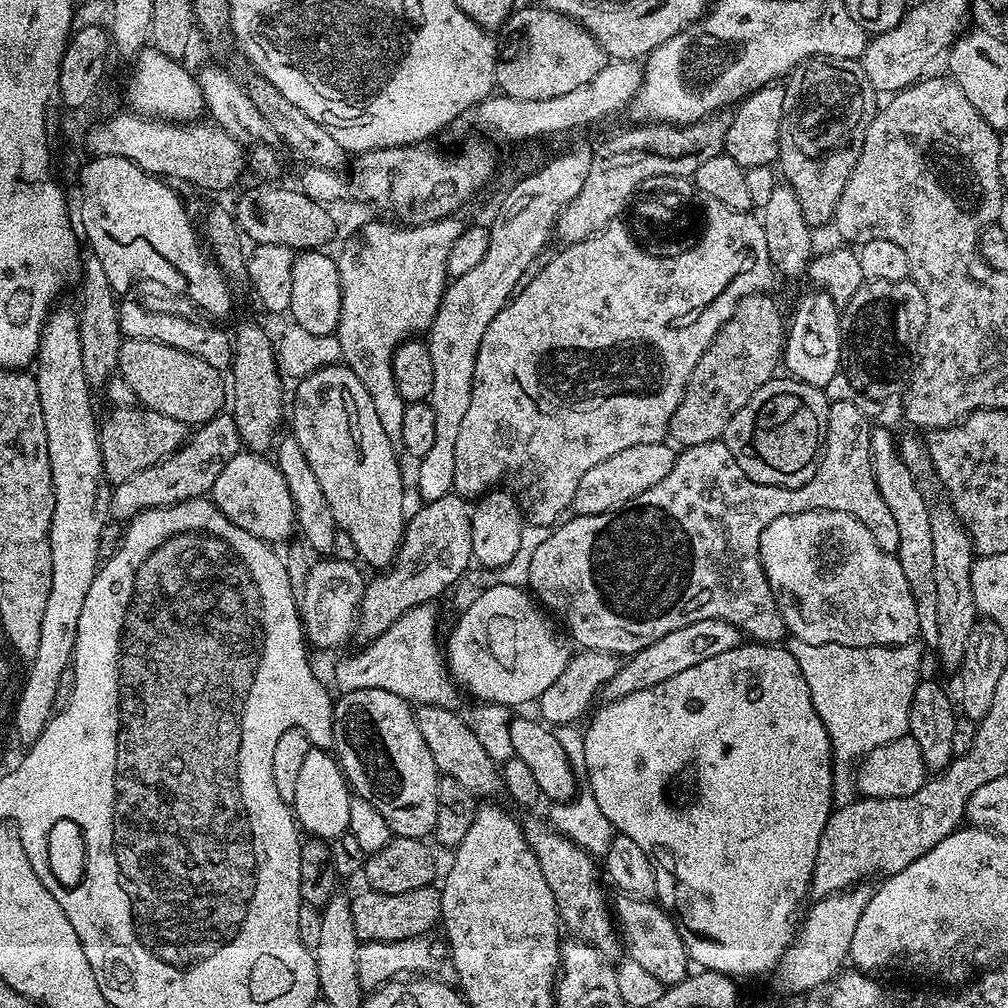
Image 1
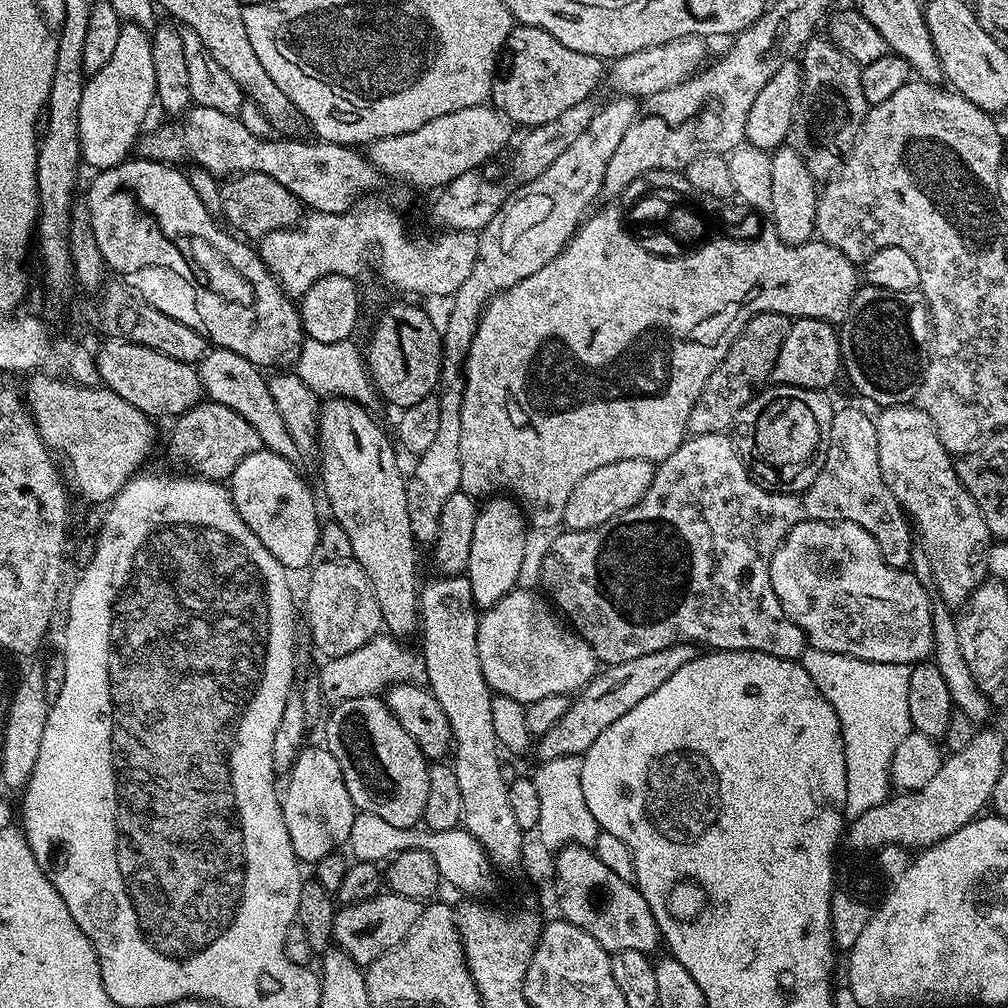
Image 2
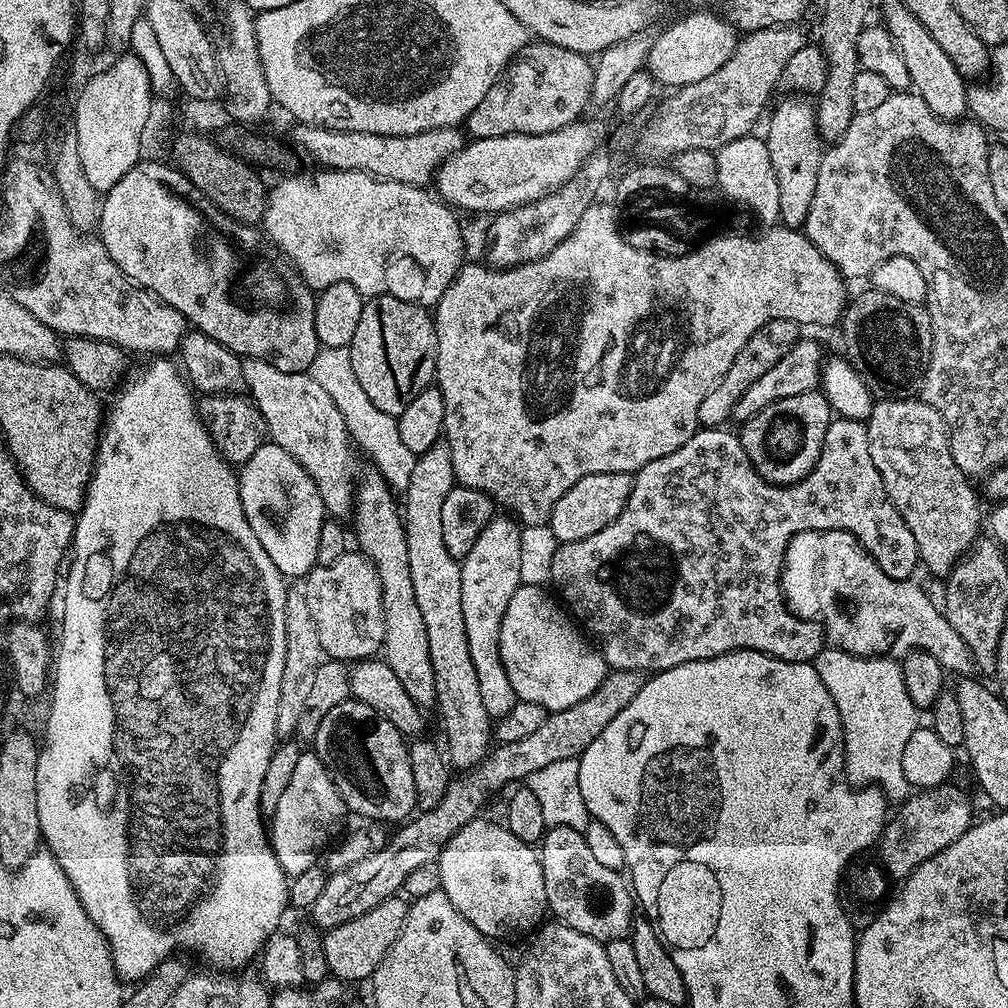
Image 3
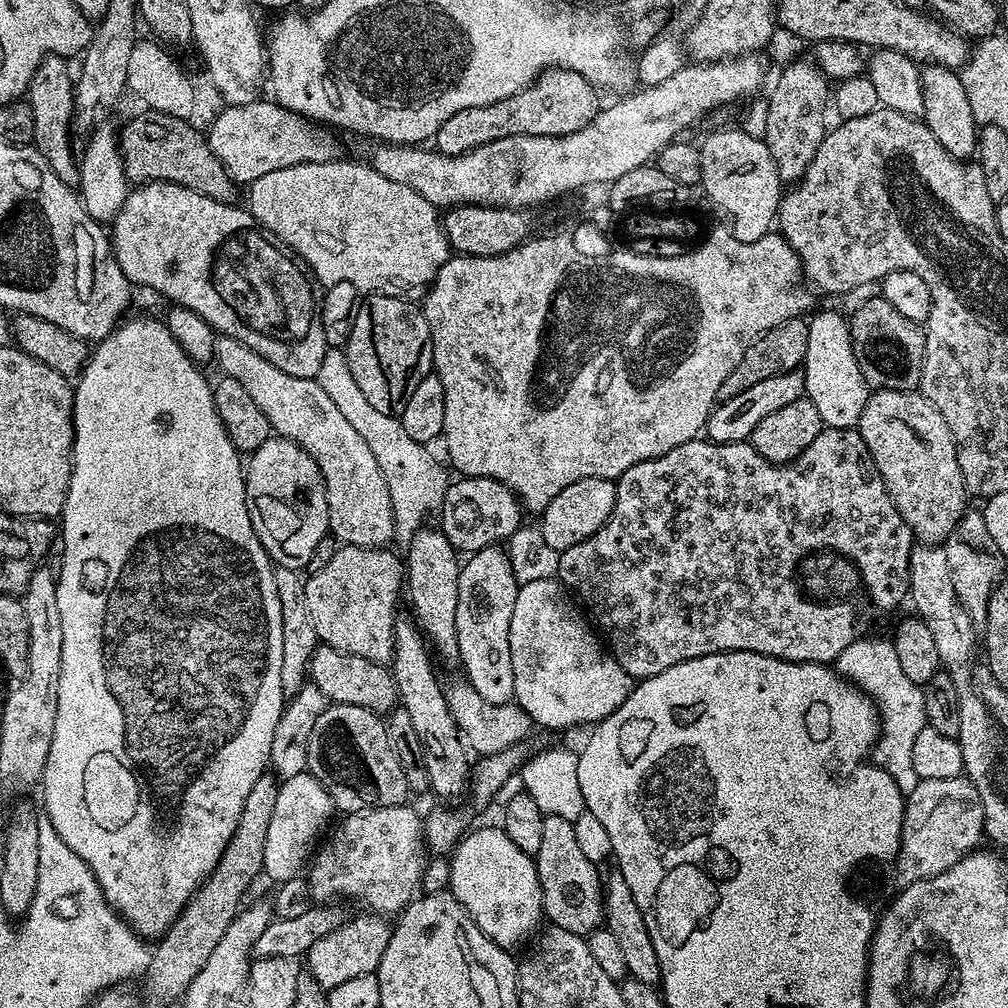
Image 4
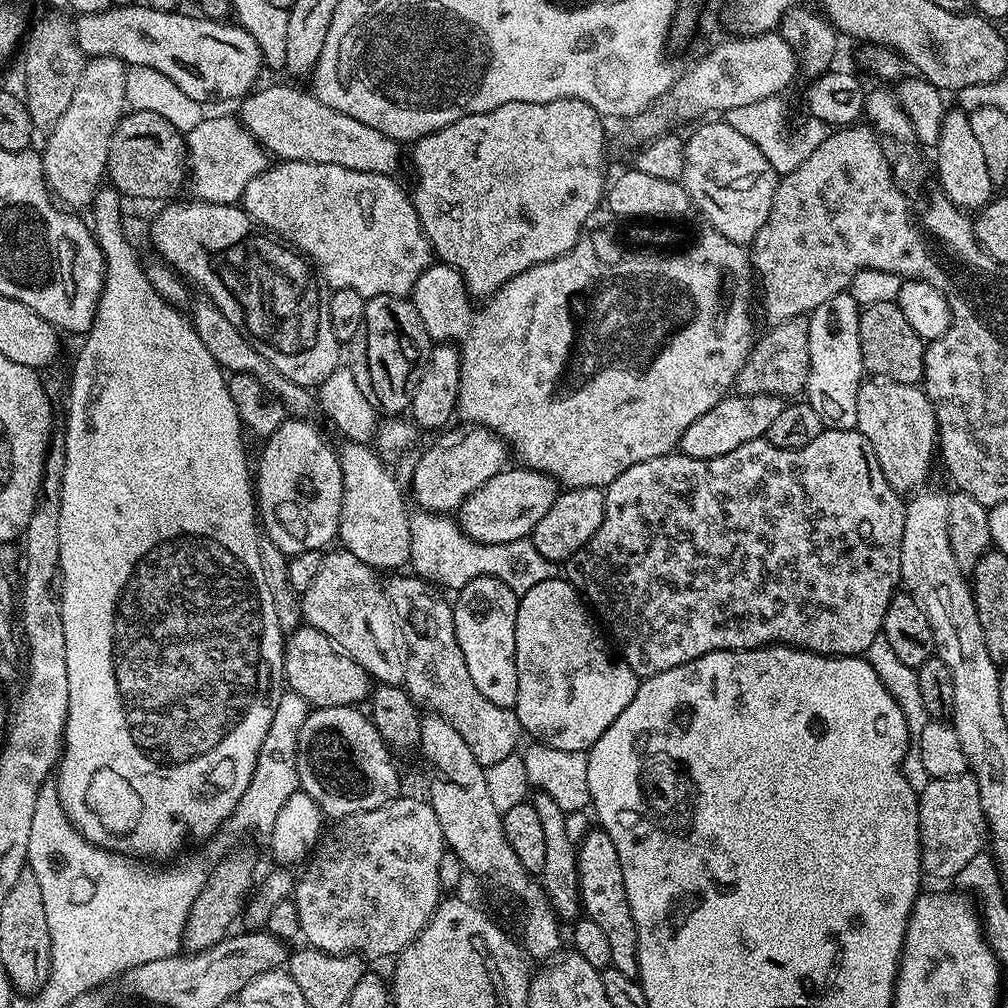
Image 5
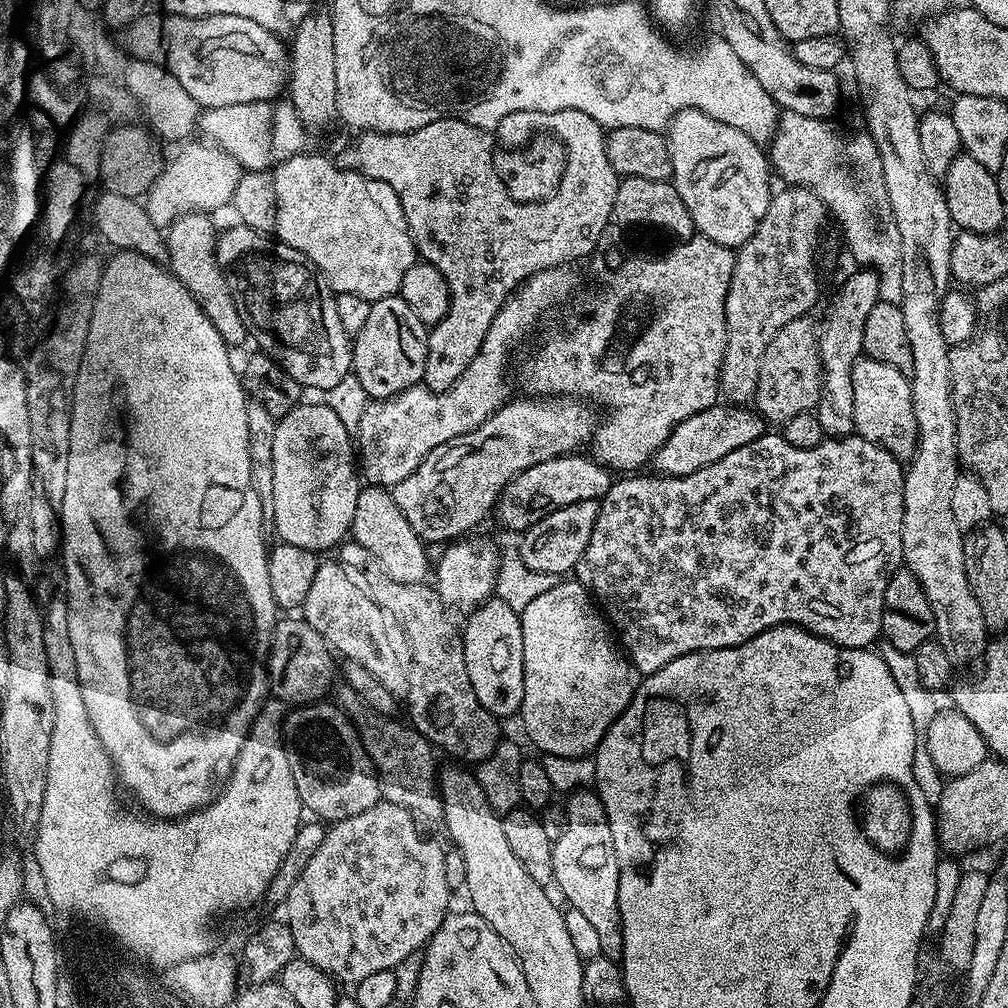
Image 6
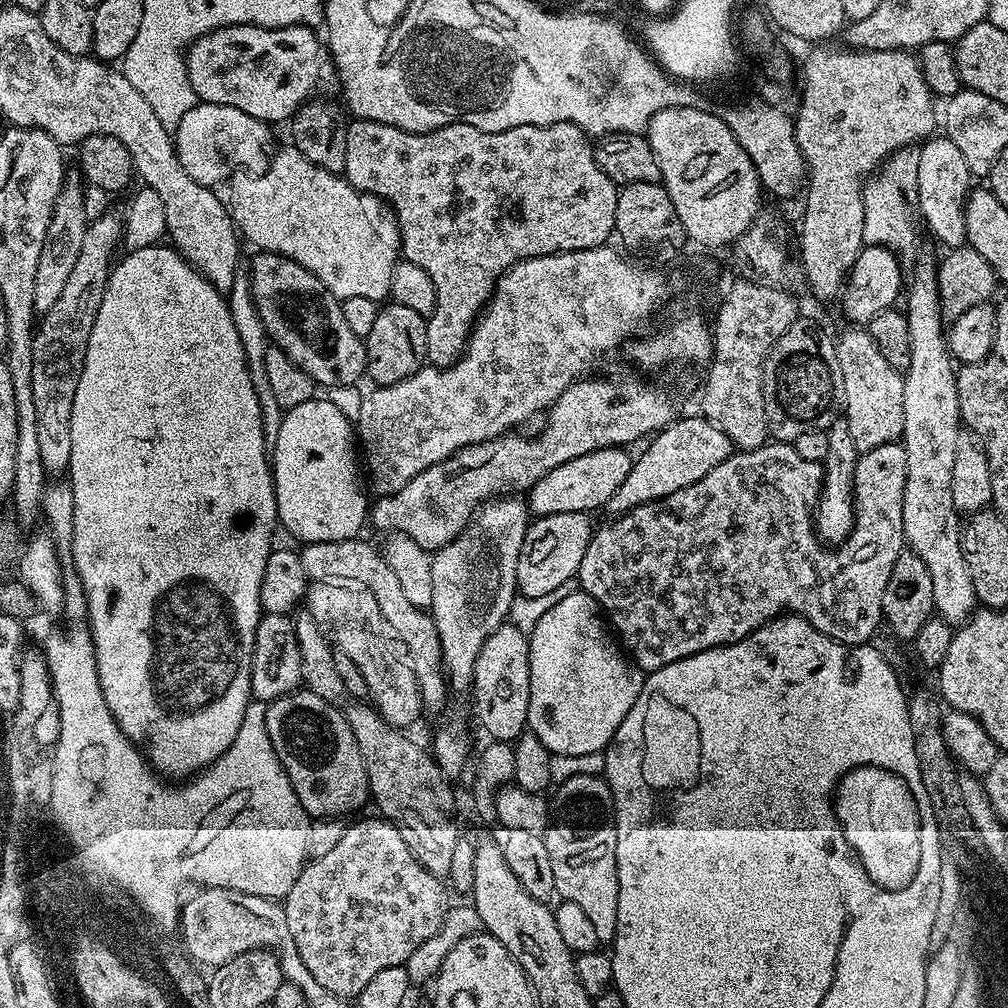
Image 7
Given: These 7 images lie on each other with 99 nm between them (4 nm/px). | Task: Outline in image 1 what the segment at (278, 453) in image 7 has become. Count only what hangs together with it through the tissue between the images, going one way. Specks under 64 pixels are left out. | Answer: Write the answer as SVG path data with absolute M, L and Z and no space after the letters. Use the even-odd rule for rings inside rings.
M241 450L234 458L230 458L222 474L218 474L218 482L214 482L210 499L218 511L234 522L234 526L246 530L246 534L254 534L254 538L259 540L287 541L287 536L297 531L290 486L286 486L286 478L282 478L275 463L267 455Z

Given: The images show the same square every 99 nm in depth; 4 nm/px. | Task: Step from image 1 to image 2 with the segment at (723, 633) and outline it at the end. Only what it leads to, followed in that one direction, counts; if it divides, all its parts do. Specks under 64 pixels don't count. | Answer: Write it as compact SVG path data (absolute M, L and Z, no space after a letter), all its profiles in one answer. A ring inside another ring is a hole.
M675 644L666 650L654 650L654 654L642 654L642 658L630 658L630 662L610 664L597 671L591 682L585 684L569 703L566 714L562 714L562 718L558 718L558 722L554 722L554 726L550 726L550 730L546 730L535 741L534 753L536 752L537 761L563 756L583 757L590 750L590 746L598 742L598 734L602 734L602 730L610 730L610 726L614 726L614 722L622 718L626 710L634 710L634 706L638 706L638 702L642 702L646 694L654 694L658 686L664 685L697 654L698 648L695 644Z

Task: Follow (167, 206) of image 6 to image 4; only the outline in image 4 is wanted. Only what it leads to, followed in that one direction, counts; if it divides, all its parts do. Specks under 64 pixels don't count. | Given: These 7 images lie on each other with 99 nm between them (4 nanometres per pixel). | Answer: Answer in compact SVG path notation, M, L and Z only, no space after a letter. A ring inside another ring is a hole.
M261 98L249 104L224 107L217 120L206 129L206 135L210 150L214 150L218 162L222 162L232 181L237 186L250 186L262 178L262 174L286 170L286 166L321 164L341 159L339 142L315 132L311 126L305 117L283 108L275 99Z

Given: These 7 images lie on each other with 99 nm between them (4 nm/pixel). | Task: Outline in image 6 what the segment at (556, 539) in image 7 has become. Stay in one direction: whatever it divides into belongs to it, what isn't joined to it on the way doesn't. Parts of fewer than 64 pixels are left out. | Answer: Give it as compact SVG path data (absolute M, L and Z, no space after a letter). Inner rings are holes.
M597 501L574 502L570 506L562 506L562 510L554 510L542 522L530 526L519 537L520 549L518 555L530 570L550 574L560 578L575 569L578 558L582 558L582 550L590 542L590 534L594 534L594 522L600 513Z

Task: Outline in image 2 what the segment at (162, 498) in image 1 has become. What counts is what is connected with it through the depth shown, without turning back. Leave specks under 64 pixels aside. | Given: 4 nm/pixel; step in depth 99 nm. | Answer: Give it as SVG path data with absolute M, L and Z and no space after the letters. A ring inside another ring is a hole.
M207 398L201 399L200 403L195 404L193 408L175 417L173 424L176 425L173 426L172 437L168 440L169 454L174 459L181 460L192 471L189 473L206 480L227 481L234 474L234 470L238 470L238 462L242 462L242 458L261 451L262 448L258 430L254 430L254 426L250 426L250 422L242 418L242 414L234 414L230 406L222 406Z

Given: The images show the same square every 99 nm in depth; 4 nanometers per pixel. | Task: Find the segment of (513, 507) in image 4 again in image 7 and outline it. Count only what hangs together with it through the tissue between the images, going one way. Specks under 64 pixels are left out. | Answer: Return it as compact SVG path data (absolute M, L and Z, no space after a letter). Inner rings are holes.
M623 447L603 448L590 454L582 454L582 458L570 458L570 462L562 462L562 466L554 466L538 482L526 492L528 511L539 518L550 514L570 514L571 512L595 513L595 508L603 509L608 499L626 482L626 474L632 469L633 453Z

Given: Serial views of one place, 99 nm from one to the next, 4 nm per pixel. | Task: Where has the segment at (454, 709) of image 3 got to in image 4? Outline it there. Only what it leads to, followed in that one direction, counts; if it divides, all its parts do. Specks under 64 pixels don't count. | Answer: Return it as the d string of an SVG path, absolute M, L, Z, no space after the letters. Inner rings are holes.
M425 526L406 546L406 596L412 599L412 612L435 655L453 666L459 665L458 650L458 578L461 561L452 543L436 526Z

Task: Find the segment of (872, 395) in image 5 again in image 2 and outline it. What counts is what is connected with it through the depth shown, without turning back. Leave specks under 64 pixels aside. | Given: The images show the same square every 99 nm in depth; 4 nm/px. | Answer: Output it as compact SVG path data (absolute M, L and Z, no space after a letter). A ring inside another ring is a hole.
M888 406L881 412L875 422L882 478L904 509L918 537L919 551L930 562L935 595L948 608L963 609L986 576L984 563L993 539L986 518L962 486L932 419L915 406Z

